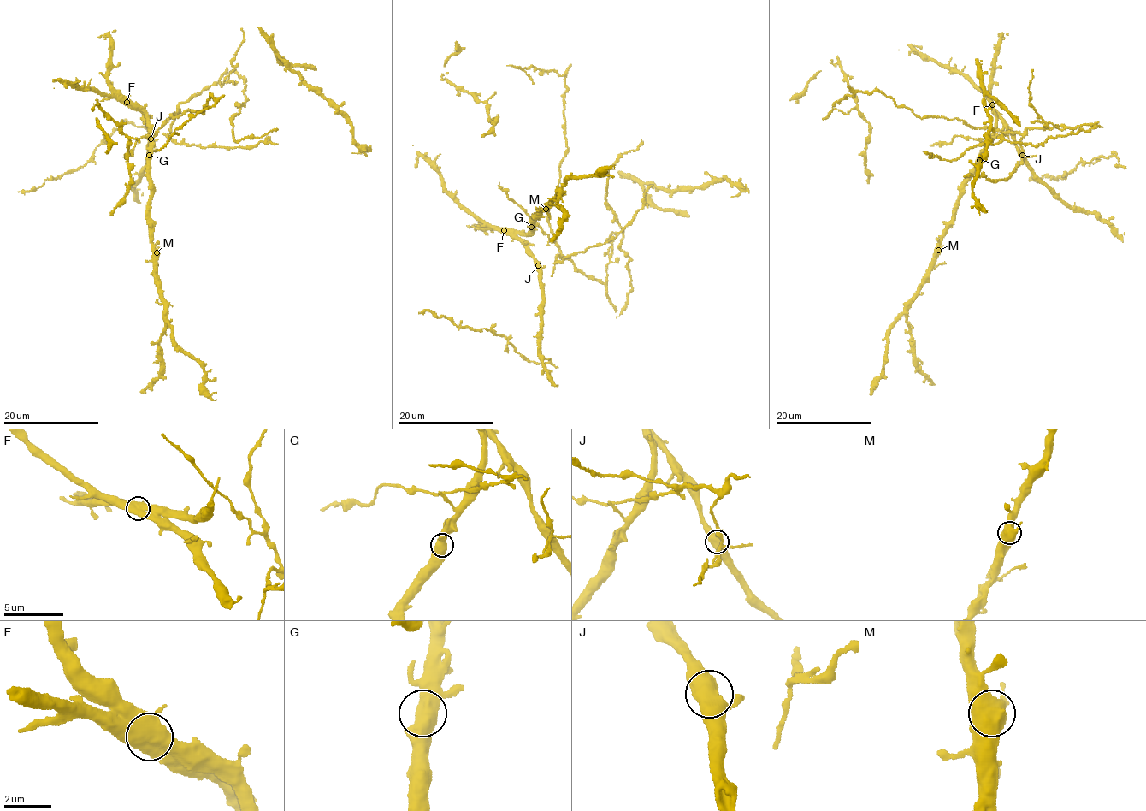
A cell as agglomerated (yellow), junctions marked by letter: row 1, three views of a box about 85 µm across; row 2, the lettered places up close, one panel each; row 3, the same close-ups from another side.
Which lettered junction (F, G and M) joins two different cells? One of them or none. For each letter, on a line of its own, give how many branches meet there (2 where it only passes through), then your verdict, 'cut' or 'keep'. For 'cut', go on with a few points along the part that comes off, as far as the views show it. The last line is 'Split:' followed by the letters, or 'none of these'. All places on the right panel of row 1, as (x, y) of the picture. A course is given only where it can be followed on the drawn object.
F: 3 | keep
G: 3 | keep
M: 3 | keep
Split: none of these

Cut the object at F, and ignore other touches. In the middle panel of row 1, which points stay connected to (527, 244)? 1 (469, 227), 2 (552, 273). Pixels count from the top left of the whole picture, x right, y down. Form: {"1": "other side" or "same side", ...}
{"1": "other side", "2": "other side"}

